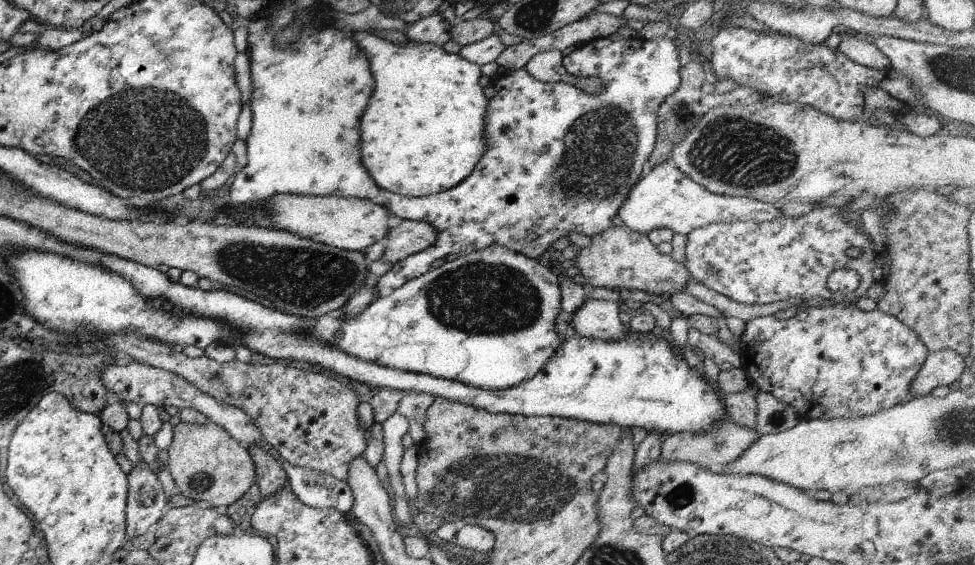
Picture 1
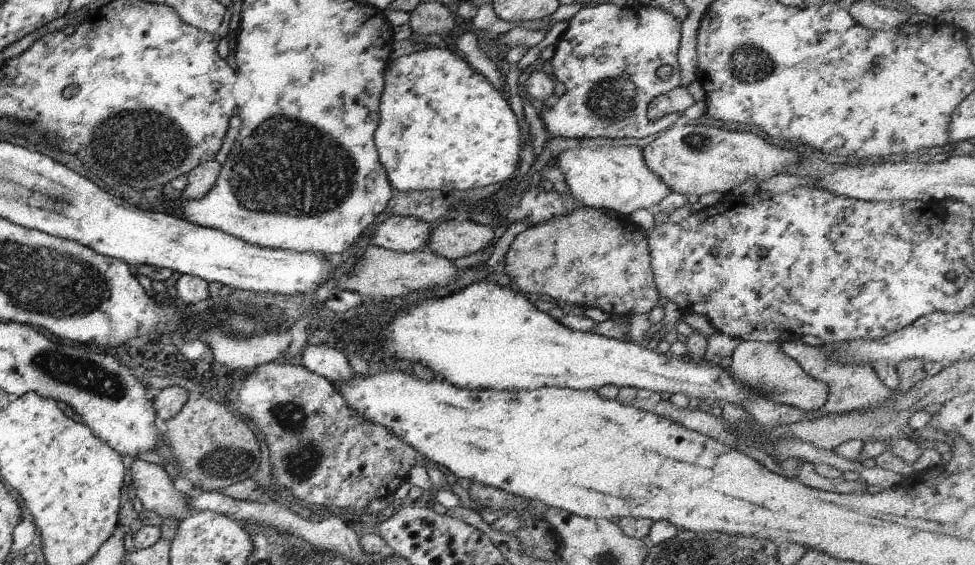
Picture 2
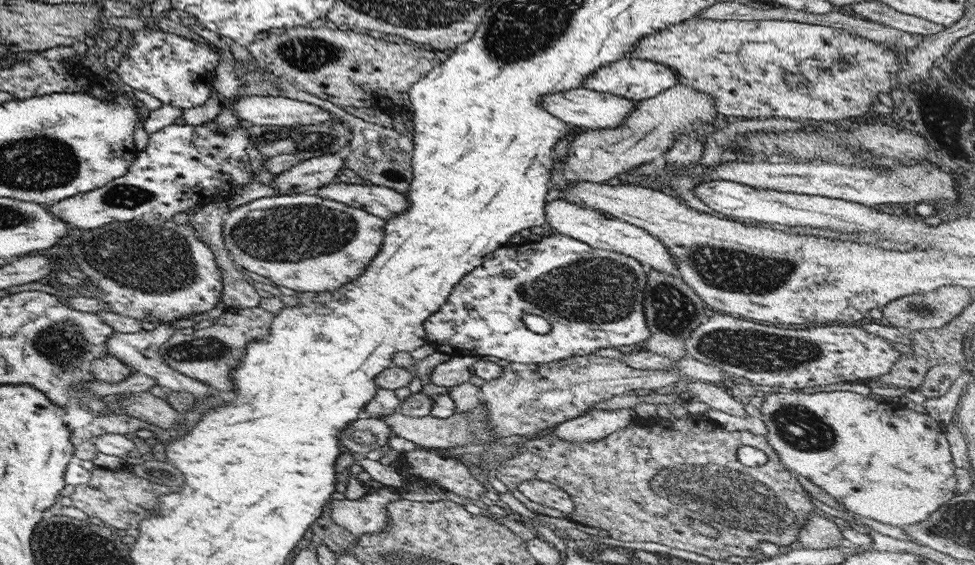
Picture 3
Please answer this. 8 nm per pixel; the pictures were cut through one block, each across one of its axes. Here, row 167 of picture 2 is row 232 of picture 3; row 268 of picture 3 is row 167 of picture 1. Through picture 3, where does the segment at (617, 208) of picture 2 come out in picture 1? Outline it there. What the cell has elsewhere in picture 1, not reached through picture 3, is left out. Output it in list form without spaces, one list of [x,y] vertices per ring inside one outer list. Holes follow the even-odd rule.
[[[670,161],[645,169],[633,185],[625,202],[619,207],[616,216],[627,228],[638,233],[651,232],[653,229],[669,229],[671,232],[687,236],[694,228],[710,224],[753,221],[761,224],[781,217],[779,207],[747,197],[718,195],[702,188],[694,180],[684,175]]]

